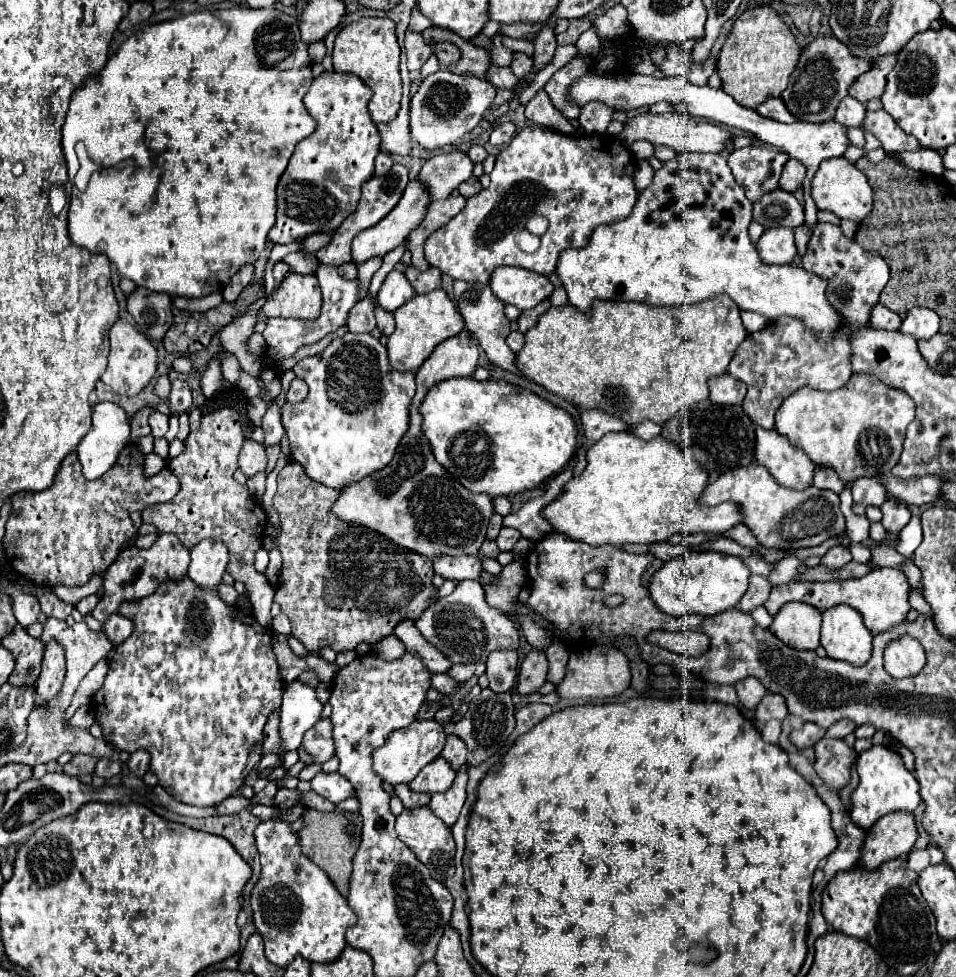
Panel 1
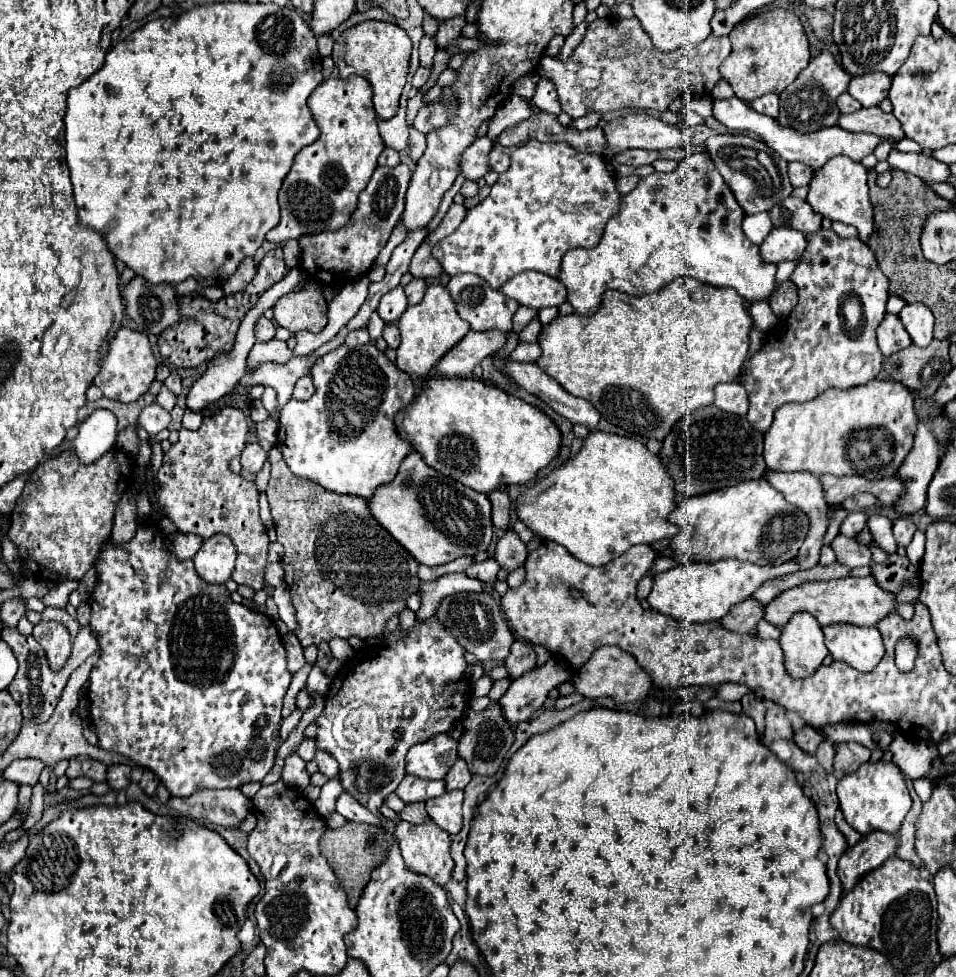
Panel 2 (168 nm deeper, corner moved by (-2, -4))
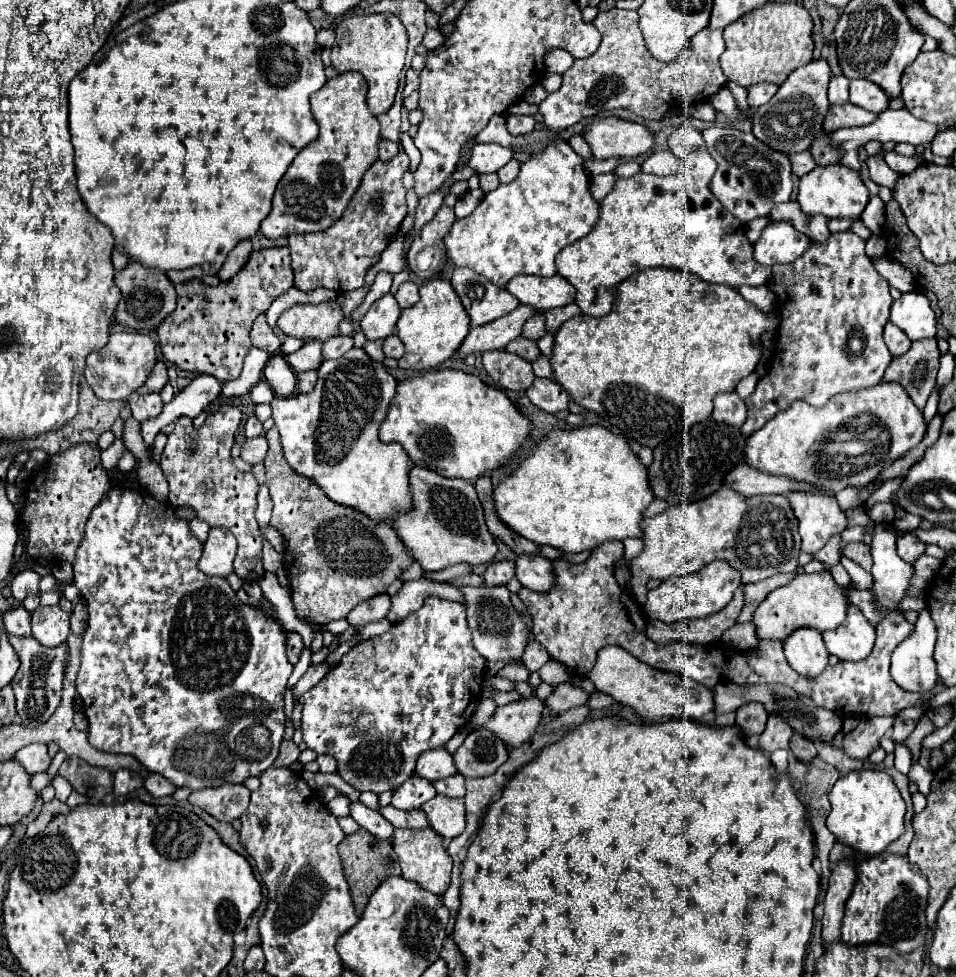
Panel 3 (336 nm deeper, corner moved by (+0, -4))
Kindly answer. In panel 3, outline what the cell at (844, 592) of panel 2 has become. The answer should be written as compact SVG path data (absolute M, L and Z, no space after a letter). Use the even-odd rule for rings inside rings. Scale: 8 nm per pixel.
M820 572L820 574L798 574L790 584L780 586L772 590L766 600L756 608L754 612L754 624L756 624L756 634L760 640L766 638L776 638L784 640L788 634L796 628L808 626L816 628L820 632L834 630L840 626L840 622L846 618L846 612L850 608L848 594L854 590L854 584L848 586L838 586L830 572Z

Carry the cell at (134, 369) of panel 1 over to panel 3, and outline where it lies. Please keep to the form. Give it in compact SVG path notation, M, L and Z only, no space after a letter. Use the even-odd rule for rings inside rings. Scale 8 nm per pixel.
M112 332L108 344L86 358L84 376L98 398L126 402L146 382L154 364L156 364L156 344L146 334ZM94 384L98 384L100 388L94 388Z

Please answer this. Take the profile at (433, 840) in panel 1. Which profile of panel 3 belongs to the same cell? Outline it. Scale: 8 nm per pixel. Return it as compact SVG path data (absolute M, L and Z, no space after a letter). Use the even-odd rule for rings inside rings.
M428 826L422 830L402 830L396 828L394 836L392 836L392 844L394 844L394 852L398 856L400 868L402 868L402 876L406 880L418 882L424 890L430 890L432 894L442 896L450 884L450 872L452 872L452 860L450 854L446 852L446 848L442 846L442 838Z

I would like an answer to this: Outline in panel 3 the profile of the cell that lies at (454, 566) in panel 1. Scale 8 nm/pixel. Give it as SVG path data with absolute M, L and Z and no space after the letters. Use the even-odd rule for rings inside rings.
M490 562L486 572L484 572L484 580L488 586L500 586L506 584L510 578L514 576L514 562Z

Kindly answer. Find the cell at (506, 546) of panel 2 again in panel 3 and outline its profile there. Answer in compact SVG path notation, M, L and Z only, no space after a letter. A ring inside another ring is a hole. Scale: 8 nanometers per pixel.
M518 554L516 560L516 578L520 584L524 584L530 590L546 592L554 584L554 574L550 560L544 556L530 556L530 554Z

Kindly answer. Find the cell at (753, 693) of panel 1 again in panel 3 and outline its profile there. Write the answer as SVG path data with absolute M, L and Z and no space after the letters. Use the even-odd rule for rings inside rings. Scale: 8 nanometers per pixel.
M744 704L736 712L736 724L740 726L746 738L762 734L766 728L766 720L768 720L768 712L762 708L762 704Z

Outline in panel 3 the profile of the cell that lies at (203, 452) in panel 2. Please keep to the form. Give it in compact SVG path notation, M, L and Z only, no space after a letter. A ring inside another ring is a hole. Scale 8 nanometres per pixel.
M224 404L218 412L208 414L200 428L192 426L188 416L176 420L174 432L168 436L164 452L160 456L160 468L170 484L170 506L190 506L196 518L206 520L210 528L226 528L238 540L238 552L234 558L234 574L244 582L258 582L264 574L262 568L262 536L254 518L256 508L256 478L246 472L238 472L230 458L234 436L240 426L242 412L236 406Z

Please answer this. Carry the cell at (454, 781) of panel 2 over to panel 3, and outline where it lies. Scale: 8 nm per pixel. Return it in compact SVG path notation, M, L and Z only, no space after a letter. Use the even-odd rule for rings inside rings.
M454 774L454 776L448 776L448 778L442 778L442 780L436 780L432 782L436 792L442 794L442 796L448 796L448 798L458 798L458 796L464 796L464 778L460 774Z

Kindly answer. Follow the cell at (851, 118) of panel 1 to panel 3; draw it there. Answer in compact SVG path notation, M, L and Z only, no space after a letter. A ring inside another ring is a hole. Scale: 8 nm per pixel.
M834 76L830 80L828 100L830 100L830 104L846 104L848 102L848 78Z

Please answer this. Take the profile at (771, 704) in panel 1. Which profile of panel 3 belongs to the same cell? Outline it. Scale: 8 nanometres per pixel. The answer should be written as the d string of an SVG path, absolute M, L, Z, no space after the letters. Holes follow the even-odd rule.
M770 716L766 730L760 734L760 748L766 754L772 754L778 748L788 750L788 740L792 734L794 734L794 728L790 728L790 724L782 720L782 716Z

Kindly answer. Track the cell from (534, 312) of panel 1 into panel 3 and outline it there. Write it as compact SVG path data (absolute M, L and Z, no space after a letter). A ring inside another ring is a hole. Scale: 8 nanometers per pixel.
M518 336L516 340L512 340L512 342L506 346L506 350L512 352L512 354L518 354L518 356L522 356L522 358L526 358L528 362L532 362L532 360L540 354L536 342L534 342L534 340L528 340L528 338L524 338L524 336Z

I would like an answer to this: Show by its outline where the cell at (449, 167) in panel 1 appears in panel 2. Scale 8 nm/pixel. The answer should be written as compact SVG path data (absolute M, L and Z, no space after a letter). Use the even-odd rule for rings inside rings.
M488 136L476 138L464 152L462 162L460 162L460 172L470 178L470 180L478 180L482 176L486 176L486 172L490 172L490 164L488 164L488 154L494 148L492 140Z

